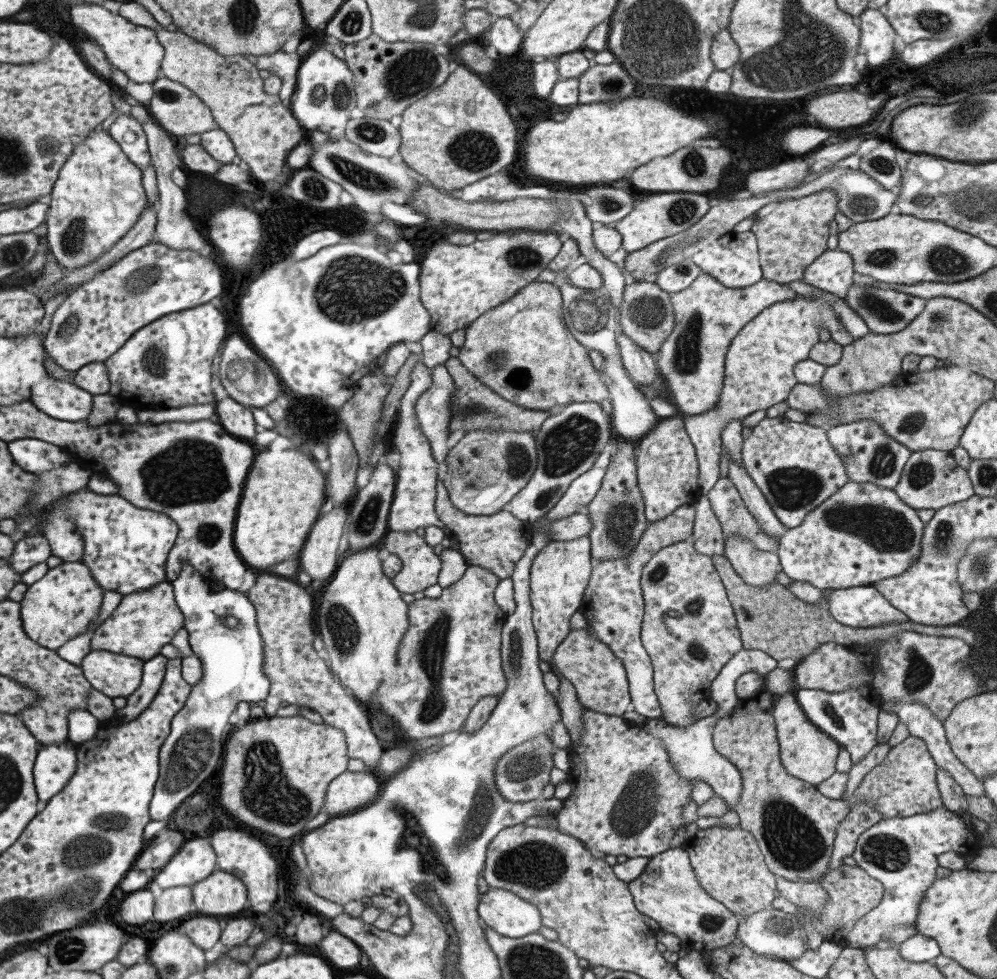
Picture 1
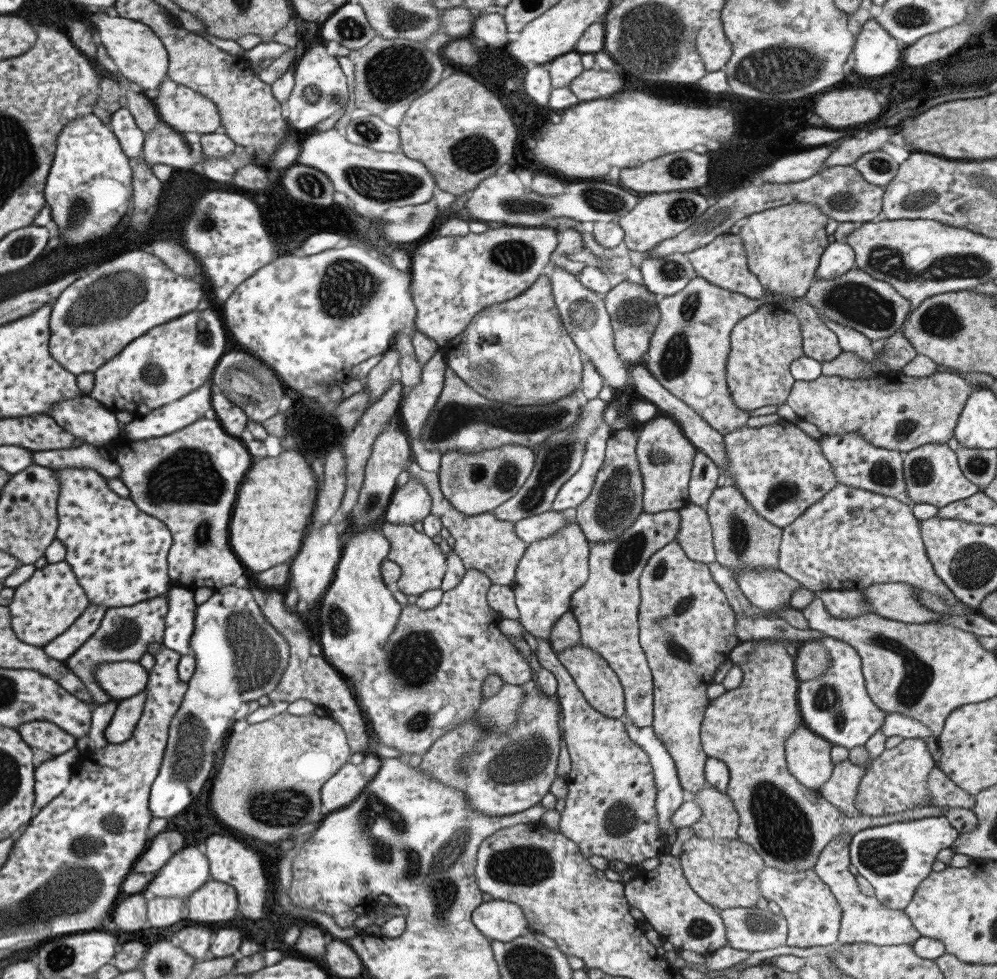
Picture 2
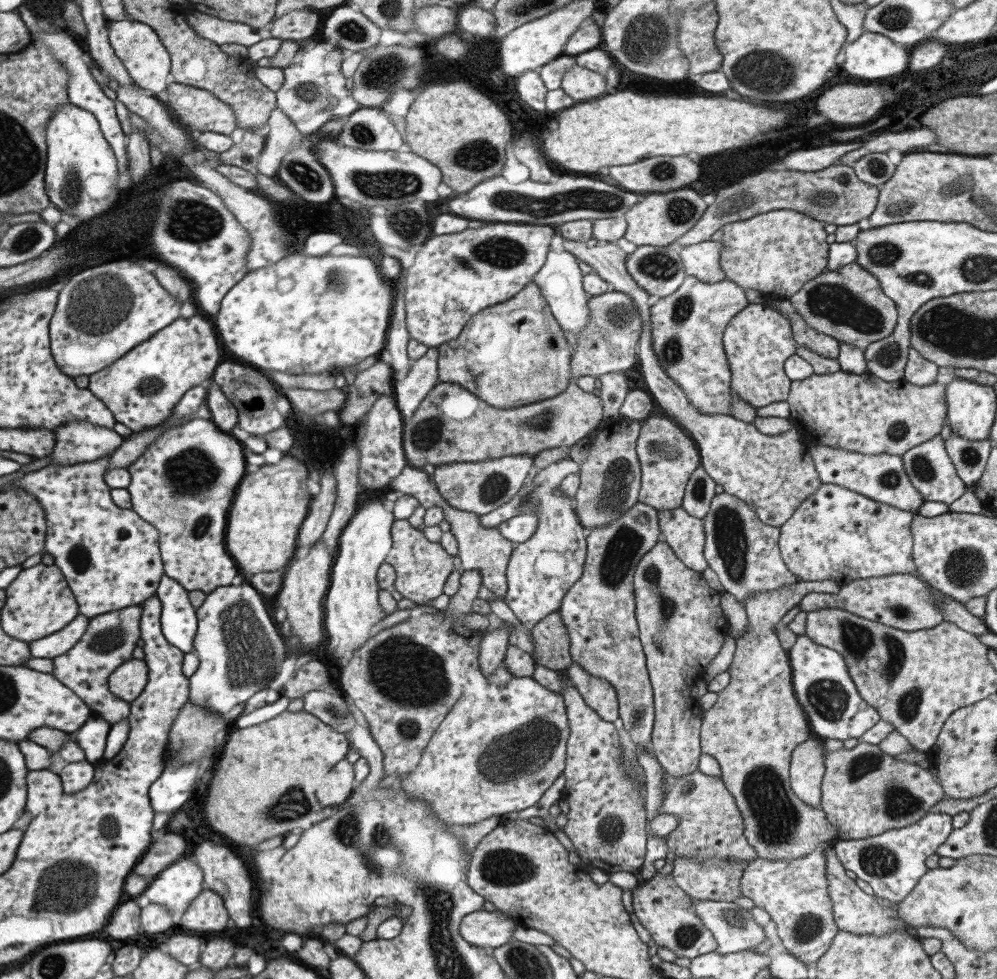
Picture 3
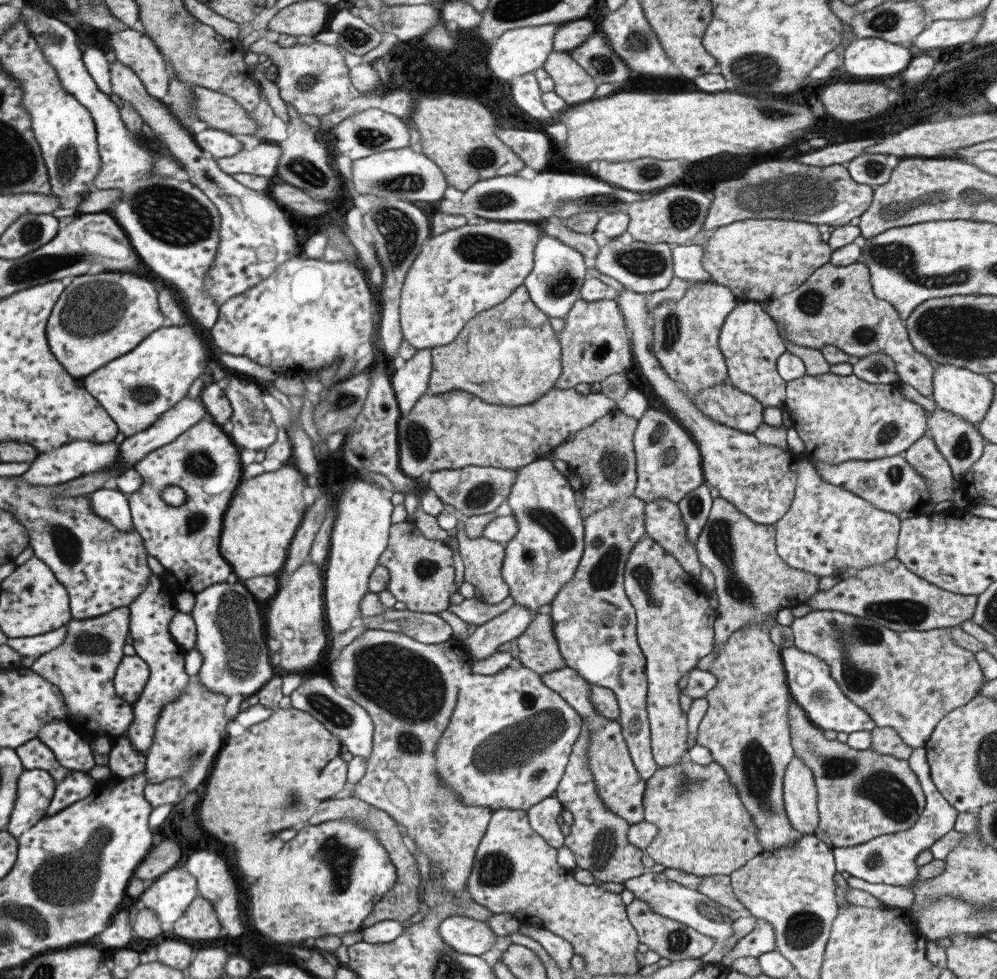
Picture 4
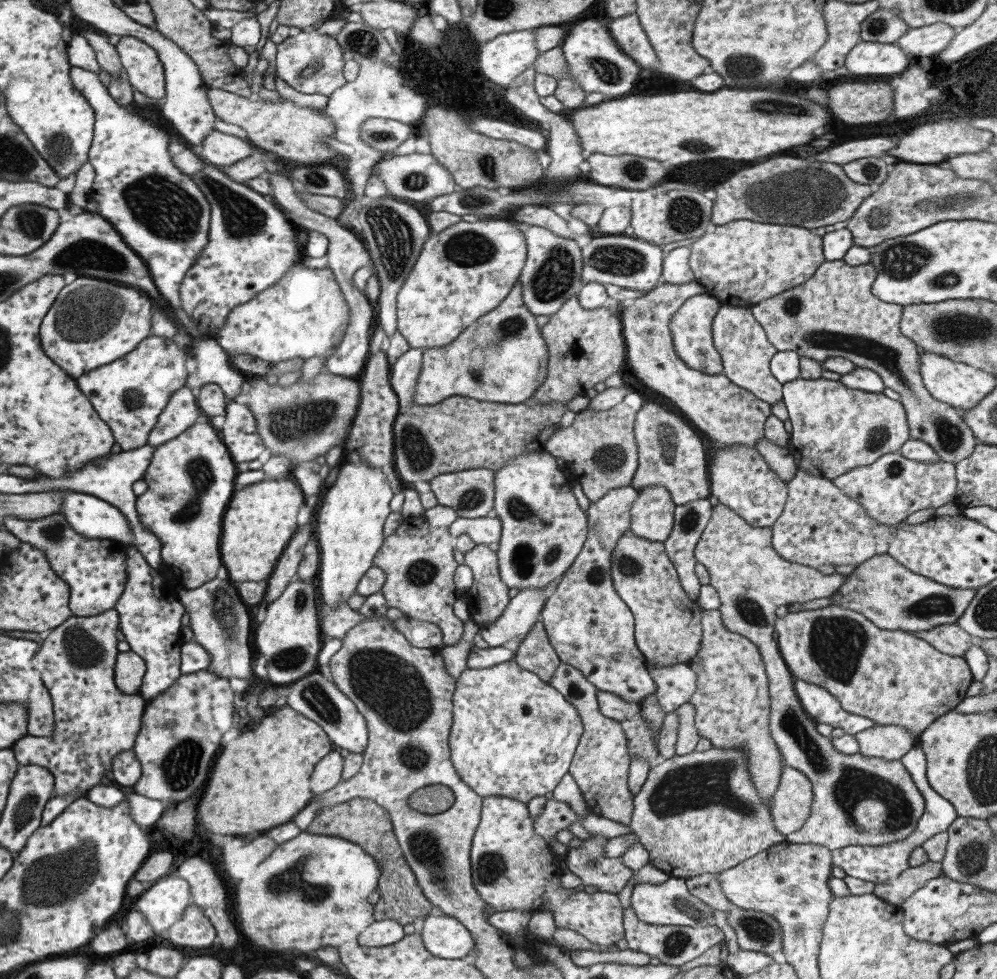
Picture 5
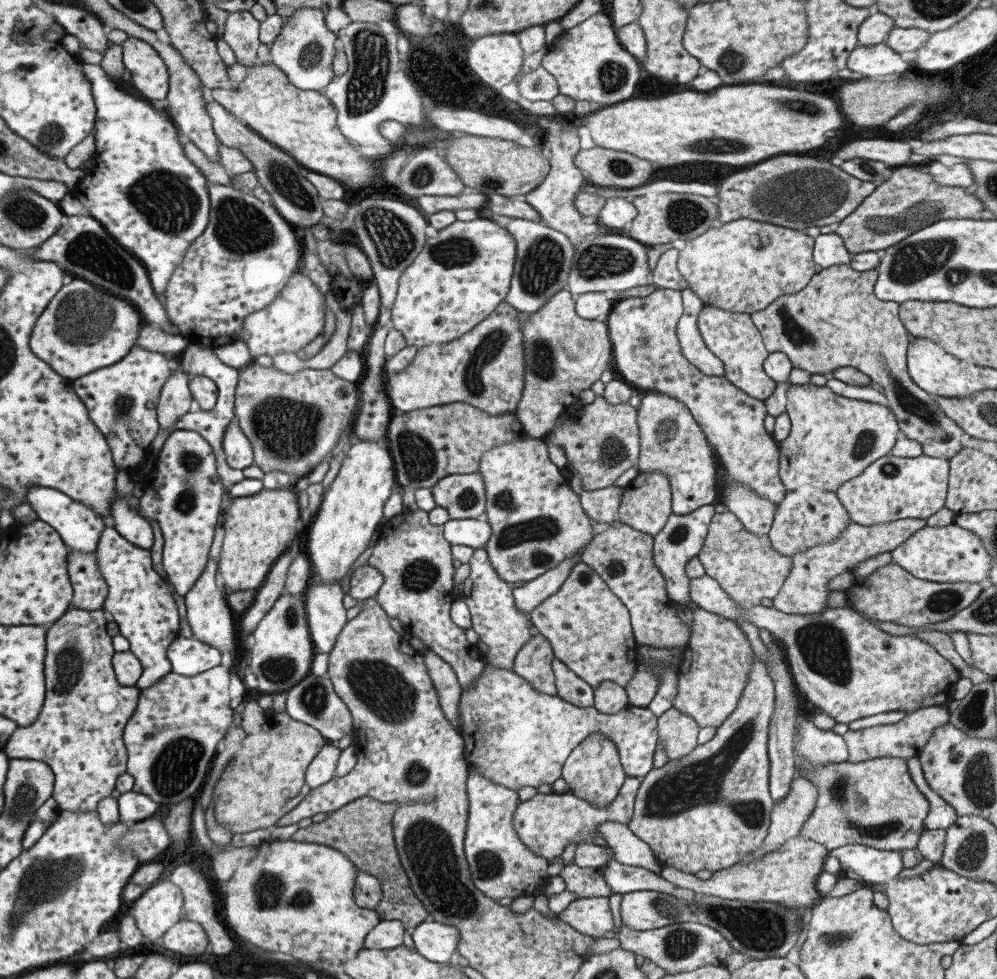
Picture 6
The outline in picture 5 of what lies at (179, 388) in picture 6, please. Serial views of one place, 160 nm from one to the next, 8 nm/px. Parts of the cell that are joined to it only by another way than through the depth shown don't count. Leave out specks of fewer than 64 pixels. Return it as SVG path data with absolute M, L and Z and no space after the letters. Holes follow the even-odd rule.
M186 386L171 394L166 407L158 414L156 423L148 432L146 444L159 446L202 419L195 393Z

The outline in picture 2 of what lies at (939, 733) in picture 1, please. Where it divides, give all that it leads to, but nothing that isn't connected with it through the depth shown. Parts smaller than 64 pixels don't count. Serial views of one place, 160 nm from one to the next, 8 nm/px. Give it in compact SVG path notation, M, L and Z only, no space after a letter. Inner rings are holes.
M897 712L888 714L884 717L879 730L883 732L885 738L895 736L900 737L902 740L913 738L921 739L921 741L925 743L930 757L933 759L934 767L939 768L941 751L937 746L935 736L929 736L929 730L923 728L923 725L919 724L919 722L915 722L913 718L907 718L907 716L897 714Z

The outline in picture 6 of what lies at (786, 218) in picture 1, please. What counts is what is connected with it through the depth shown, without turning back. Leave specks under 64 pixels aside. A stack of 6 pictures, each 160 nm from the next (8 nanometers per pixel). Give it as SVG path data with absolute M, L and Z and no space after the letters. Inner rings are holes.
M738 218L685 241L675 266L703 306L750 315L809 283L818 270L811 260L813 240L805 231Z

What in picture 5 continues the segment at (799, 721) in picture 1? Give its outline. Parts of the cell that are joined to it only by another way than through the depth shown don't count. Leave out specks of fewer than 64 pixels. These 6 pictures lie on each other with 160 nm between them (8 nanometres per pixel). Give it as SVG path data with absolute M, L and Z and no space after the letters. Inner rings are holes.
M783 768L769 806L774 829L783 836L799 830L811 812L812 786L797 770Z

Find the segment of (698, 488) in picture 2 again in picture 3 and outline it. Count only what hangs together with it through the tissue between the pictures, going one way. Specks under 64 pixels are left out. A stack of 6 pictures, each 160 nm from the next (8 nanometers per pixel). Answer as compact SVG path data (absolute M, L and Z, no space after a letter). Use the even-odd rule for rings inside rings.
M700 464L697 465L686 482L681 508L687 514L703 518L715 494L713 491L715 485L714 480L705 472L705 469Z

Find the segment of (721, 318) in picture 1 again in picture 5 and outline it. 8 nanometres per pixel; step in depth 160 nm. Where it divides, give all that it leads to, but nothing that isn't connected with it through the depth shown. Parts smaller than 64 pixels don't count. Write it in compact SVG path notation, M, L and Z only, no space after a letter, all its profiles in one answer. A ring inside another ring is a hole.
M697 294L683 302L668 322L671 344L683 364L703 374L722 373L722 362L712 343L712 320L720 304L710 294Z

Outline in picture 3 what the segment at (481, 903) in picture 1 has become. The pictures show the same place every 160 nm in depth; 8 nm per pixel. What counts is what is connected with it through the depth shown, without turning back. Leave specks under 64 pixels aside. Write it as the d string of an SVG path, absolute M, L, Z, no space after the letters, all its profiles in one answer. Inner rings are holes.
M483 908L476 910L475 912L466 914L459 923L458 929L459 934L473 946L484 948L488 951L497 948L498 946L504 945L512 932L519 923L512 920L508 915L501 911L489 912Z

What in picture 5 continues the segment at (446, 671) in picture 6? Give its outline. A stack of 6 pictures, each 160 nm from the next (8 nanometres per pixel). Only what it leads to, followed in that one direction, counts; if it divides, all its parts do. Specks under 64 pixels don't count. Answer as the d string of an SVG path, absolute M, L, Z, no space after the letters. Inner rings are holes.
M470 618L467 620L464 620L462 622L462 629L464 630L462 632L461 638L456 642L453 646L443 646L439 648L440 655L443 657L444 663L445 663L445 670L456 680L456 678L459 676L459 673L466 669L466 658L468 655L468 652L470 649L474 646L473 645L473 636L475 636L475 633L478 632L478 629L481 626L478 624L475 624L473 620Z

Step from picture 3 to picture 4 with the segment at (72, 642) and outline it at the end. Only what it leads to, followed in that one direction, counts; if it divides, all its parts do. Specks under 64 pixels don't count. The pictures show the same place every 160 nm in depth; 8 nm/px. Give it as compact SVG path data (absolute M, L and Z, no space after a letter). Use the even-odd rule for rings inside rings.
M67 626L39 636L23 638L9 637L5 650L15 650L23 656L33 656L34 660L41 658L44 654L51 652L55 646L61 645L67 638Z

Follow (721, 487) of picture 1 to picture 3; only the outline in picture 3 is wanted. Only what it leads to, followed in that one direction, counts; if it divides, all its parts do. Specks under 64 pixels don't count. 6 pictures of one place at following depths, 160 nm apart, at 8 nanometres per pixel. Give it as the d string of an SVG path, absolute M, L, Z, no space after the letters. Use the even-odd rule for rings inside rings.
M724 493L714 494L710 501L707 514L702 519L704 528L703 556L707 566L718 576L719 582L725 593L732 594L741 604L751 593L759 591L772 591L780 589L780 586L796 583L798 578L787 570L780 552L778 551L779 529L775 526L761 522L753 509L735 496Z

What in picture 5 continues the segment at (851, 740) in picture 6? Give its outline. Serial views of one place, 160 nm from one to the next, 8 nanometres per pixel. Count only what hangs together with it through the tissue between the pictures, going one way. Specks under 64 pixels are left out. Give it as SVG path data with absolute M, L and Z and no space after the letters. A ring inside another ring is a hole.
M873 725L856 733L857 753L866 757L900 760L918 743L918 736L909 733L903 726Z

